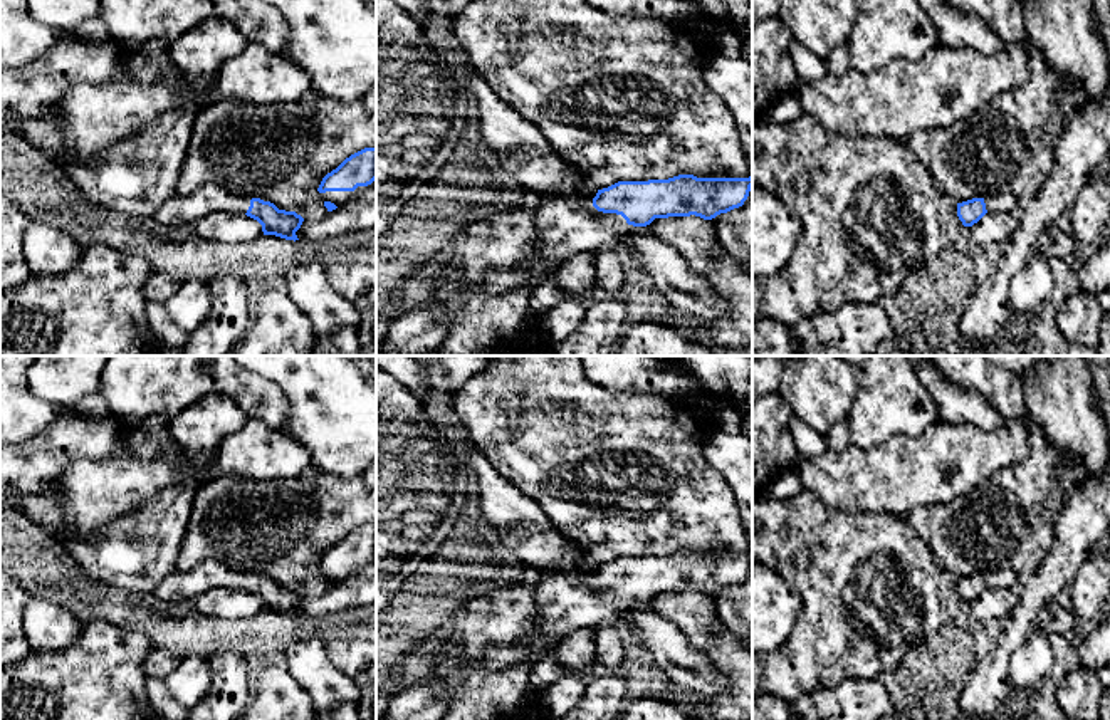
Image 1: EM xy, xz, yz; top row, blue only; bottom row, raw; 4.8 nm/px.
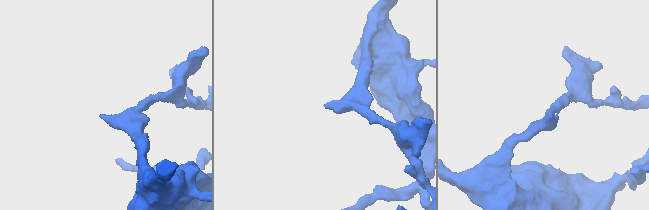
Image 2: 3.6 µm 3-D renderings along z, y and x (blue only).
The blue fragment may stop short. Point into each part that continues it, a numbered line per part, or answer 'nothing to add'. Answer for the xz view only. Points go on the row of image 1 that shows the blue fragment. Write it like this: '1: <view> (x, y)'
1: xz (565, 230)

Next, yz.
1: yz (1001, 202)

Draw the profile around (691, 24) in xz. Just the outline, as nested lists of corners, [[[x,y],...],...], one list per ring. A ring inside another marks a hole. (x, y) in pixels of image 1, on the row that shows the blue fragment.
[[[678,18],[673,23],[685,27],[687,30],[692,30],[692,32],[705,32],[705,34],[710,34],[710,35],[714,35],[714,32],[715,32],[715,27],[712,25],[710,20]]]

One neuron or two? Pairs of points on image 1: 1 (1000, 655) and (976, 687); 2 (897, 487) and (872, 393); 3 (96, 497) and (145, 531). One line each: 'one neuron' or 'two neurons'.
1: one neuron
2: two neurons
3: two neurons

